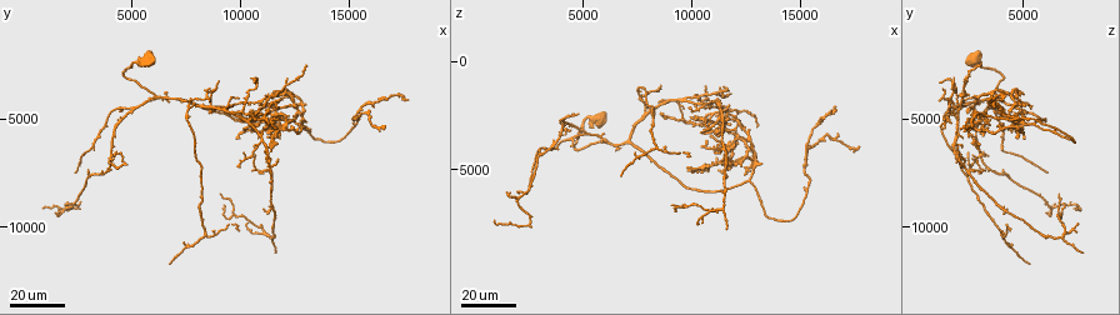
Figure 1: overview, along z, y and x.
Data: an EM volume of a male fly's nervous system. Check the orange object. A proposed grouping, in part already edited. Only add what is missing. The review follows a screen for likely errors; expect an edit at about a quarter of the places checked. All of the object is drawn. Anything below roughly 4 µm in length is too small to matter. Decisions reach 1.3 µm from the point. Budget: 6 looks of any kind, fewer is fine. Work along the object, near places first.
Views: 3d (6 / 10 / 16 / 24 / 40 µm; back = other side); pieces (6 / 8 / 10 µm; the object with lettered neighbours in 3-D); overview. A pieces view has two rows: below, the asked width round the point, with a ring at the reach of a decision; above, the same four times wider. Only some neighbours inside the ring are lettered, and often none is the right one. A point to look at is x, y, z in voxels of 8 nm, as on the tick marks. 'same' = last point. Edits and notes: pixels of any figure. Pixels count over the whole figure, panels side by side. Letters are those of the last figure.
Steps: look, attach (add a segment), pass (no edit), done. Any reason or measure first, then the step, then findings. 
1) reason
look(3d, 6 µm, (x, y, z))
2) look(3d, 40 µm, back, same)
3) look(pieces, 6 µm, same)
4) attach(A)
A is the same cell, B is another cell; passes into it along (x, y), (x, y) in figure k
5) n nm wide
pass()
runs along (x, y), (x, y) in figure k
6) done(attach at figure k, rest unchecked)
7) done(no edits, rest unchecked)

an open end
look(3d, 40 µm, (11500, 11300, 7800))

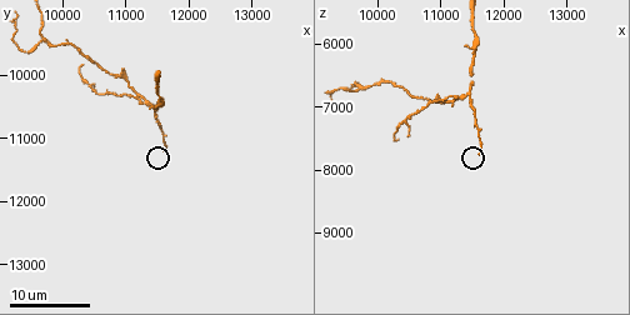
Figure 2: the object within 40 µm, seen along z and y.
see the neighbours
look(pieces, 6 µm, (11650, 11200, 7700))

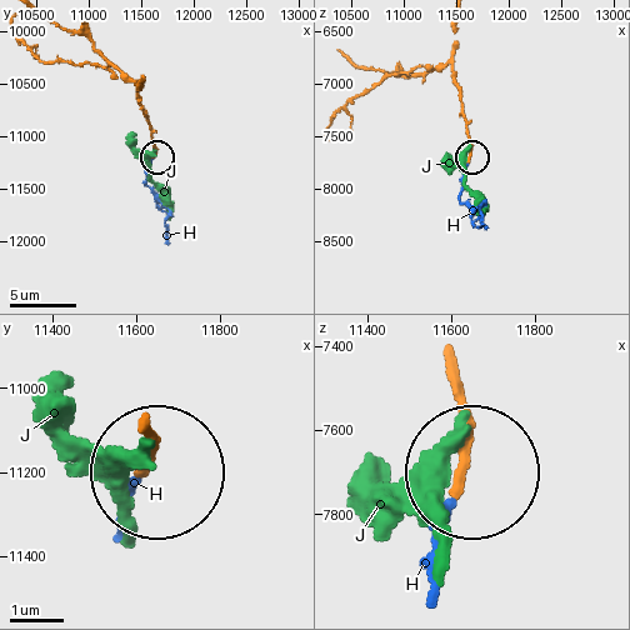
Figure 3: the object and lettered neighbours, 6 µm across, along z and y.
attach(H)
H is the same cell, J is another cell; it goes on there

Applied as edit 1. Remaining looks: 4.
look(overview)

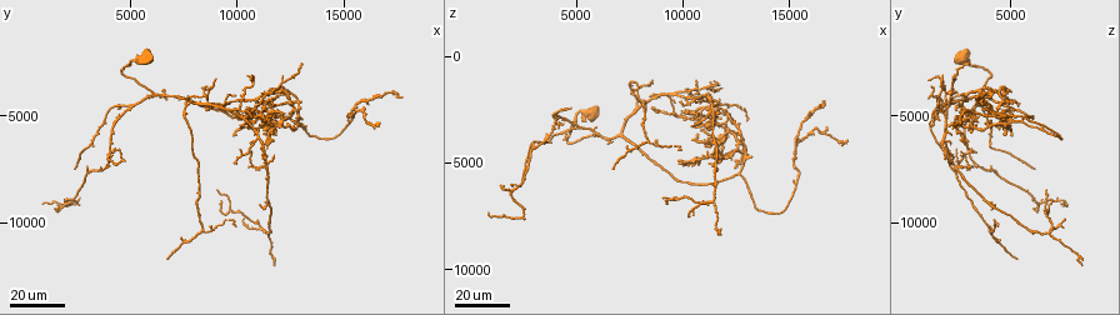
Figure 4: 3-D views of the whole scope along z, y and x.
long arm stops here
look(3d, 24 µm, (13000, 2500, 2900))

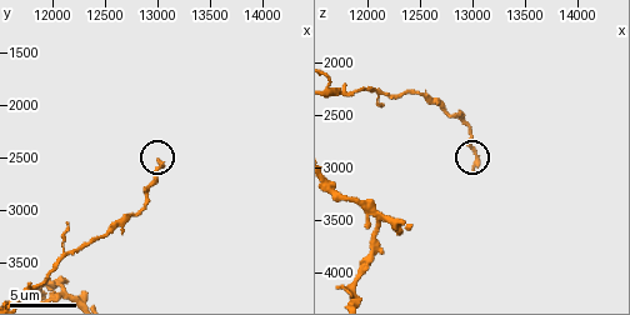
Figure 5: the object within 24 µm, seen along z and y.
what lies round it
look(pieces, 10 µm, (13000, 2520, 3000))

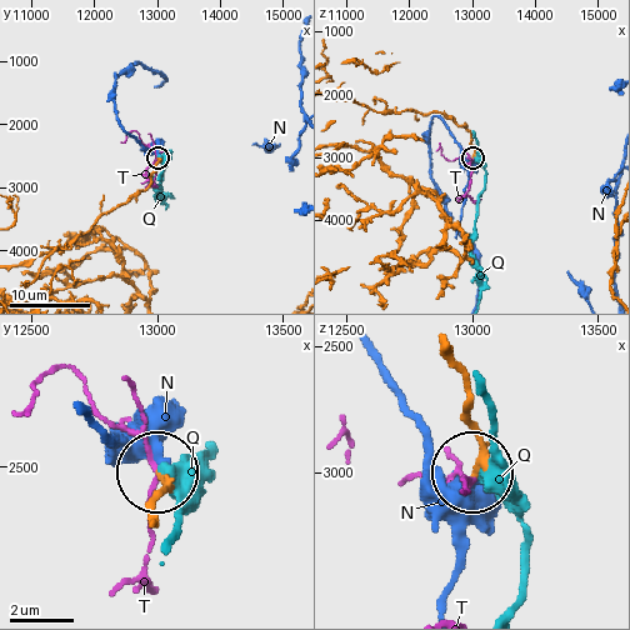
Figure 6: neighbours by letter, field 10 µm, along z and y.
pass()
N, Q and T are other cells; none of them fits

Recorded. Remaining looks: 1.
done(attach at figure 3, rest unchecked)

